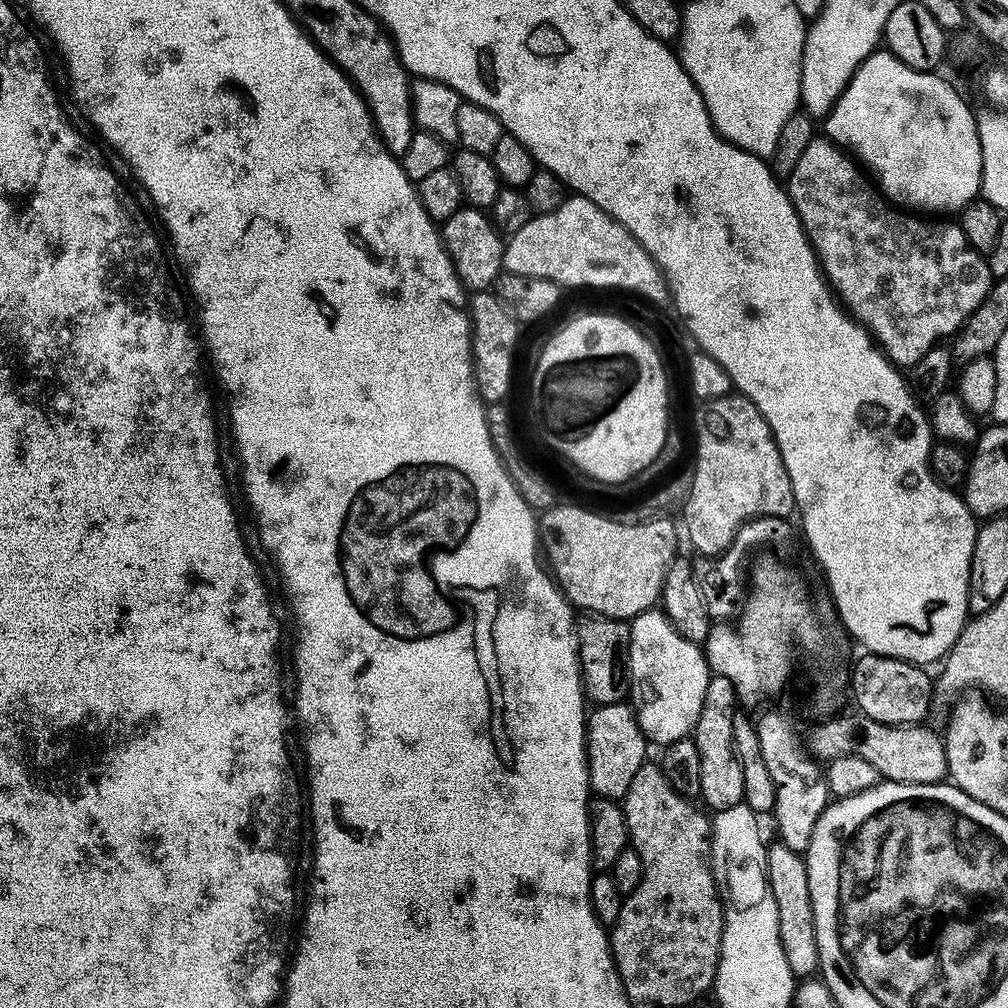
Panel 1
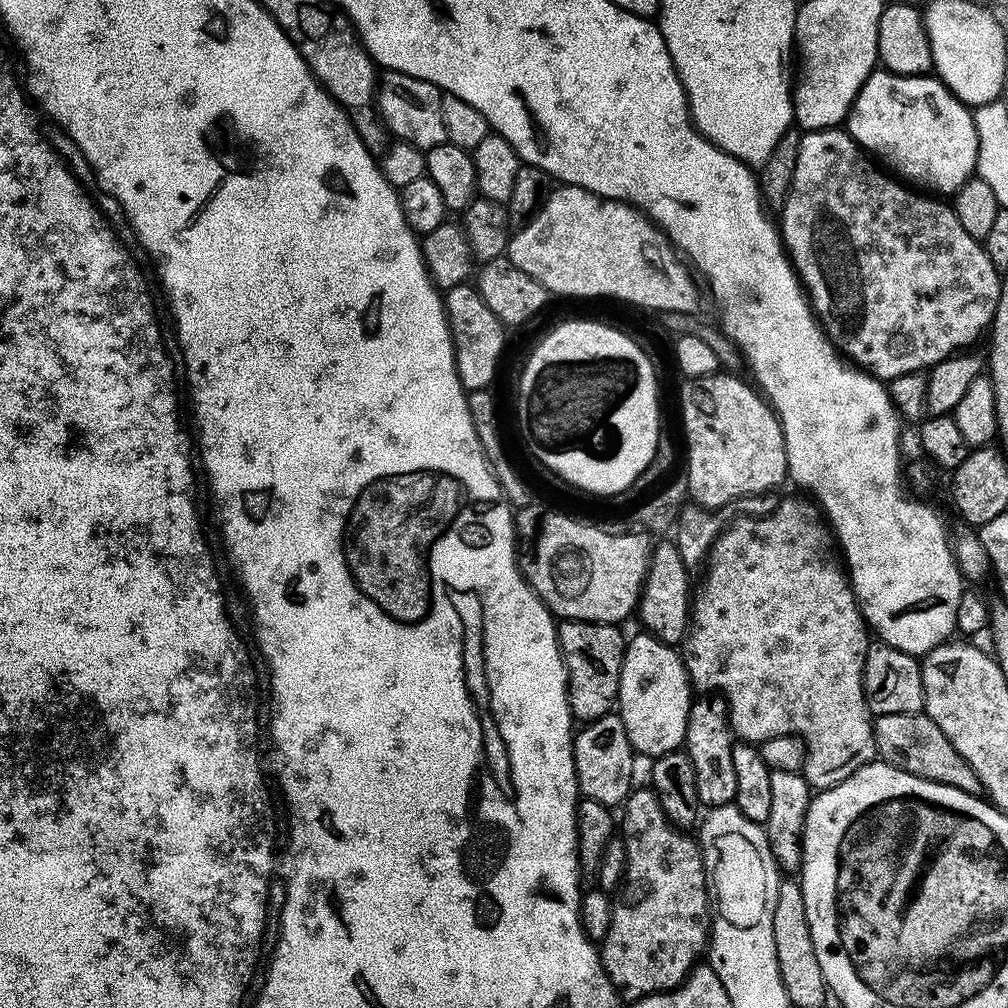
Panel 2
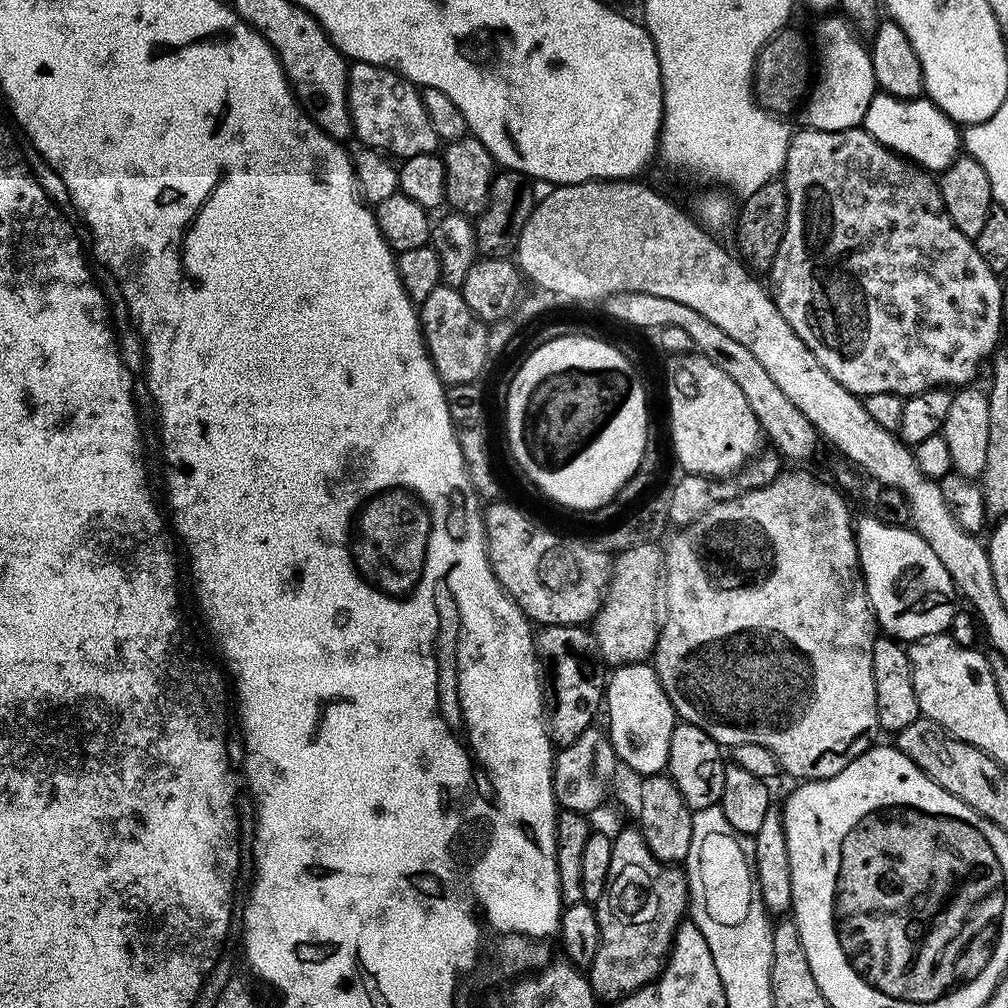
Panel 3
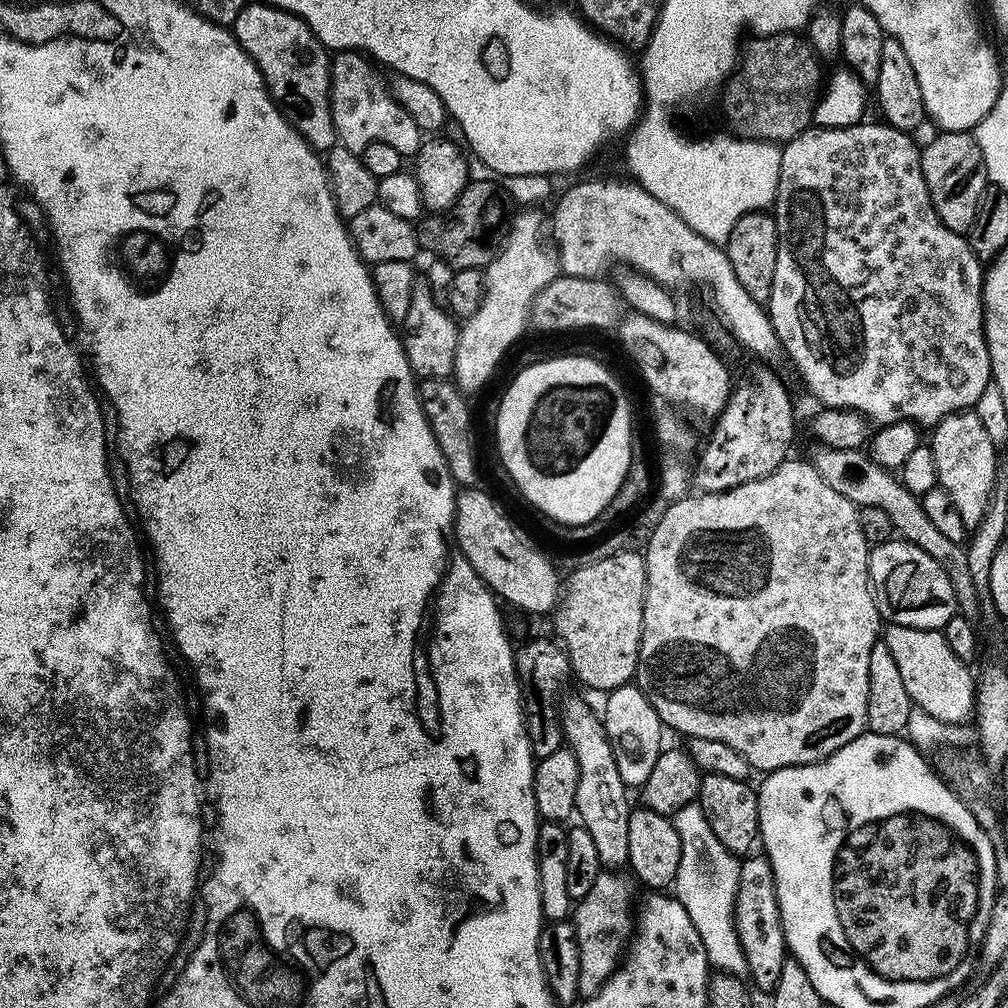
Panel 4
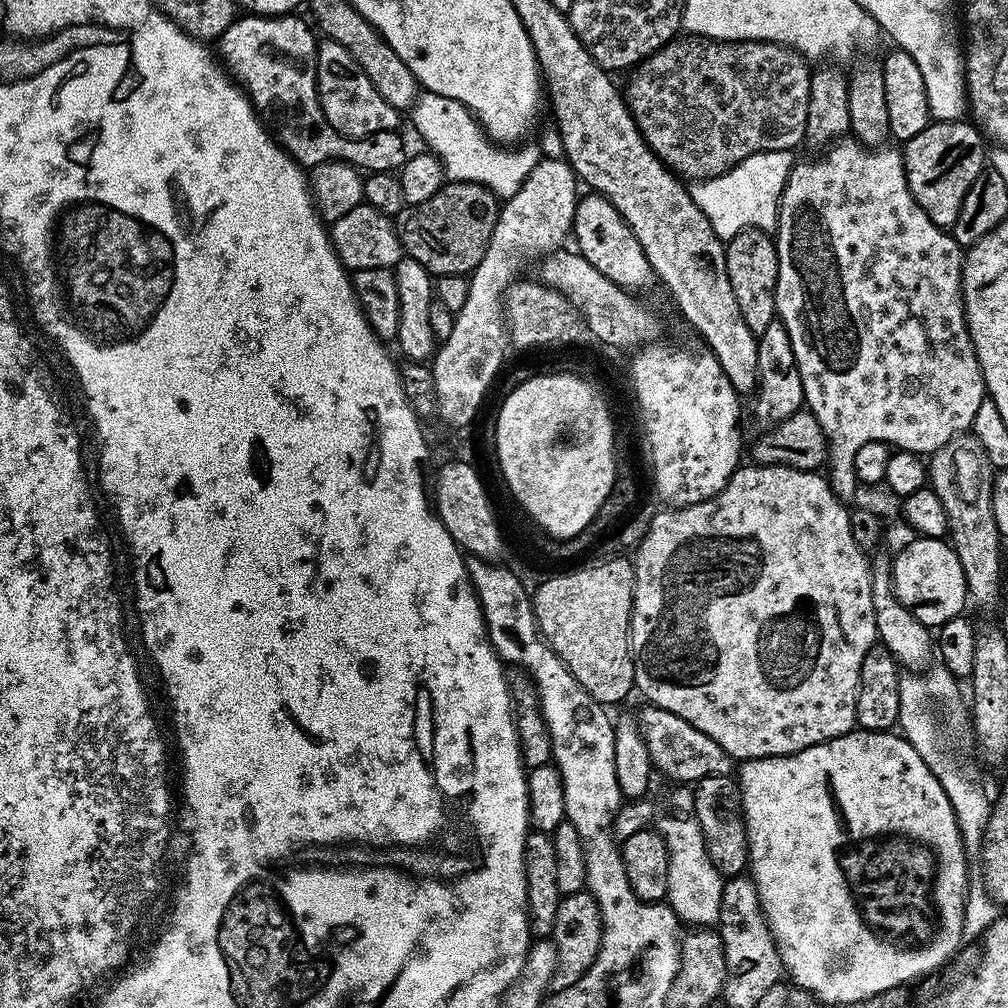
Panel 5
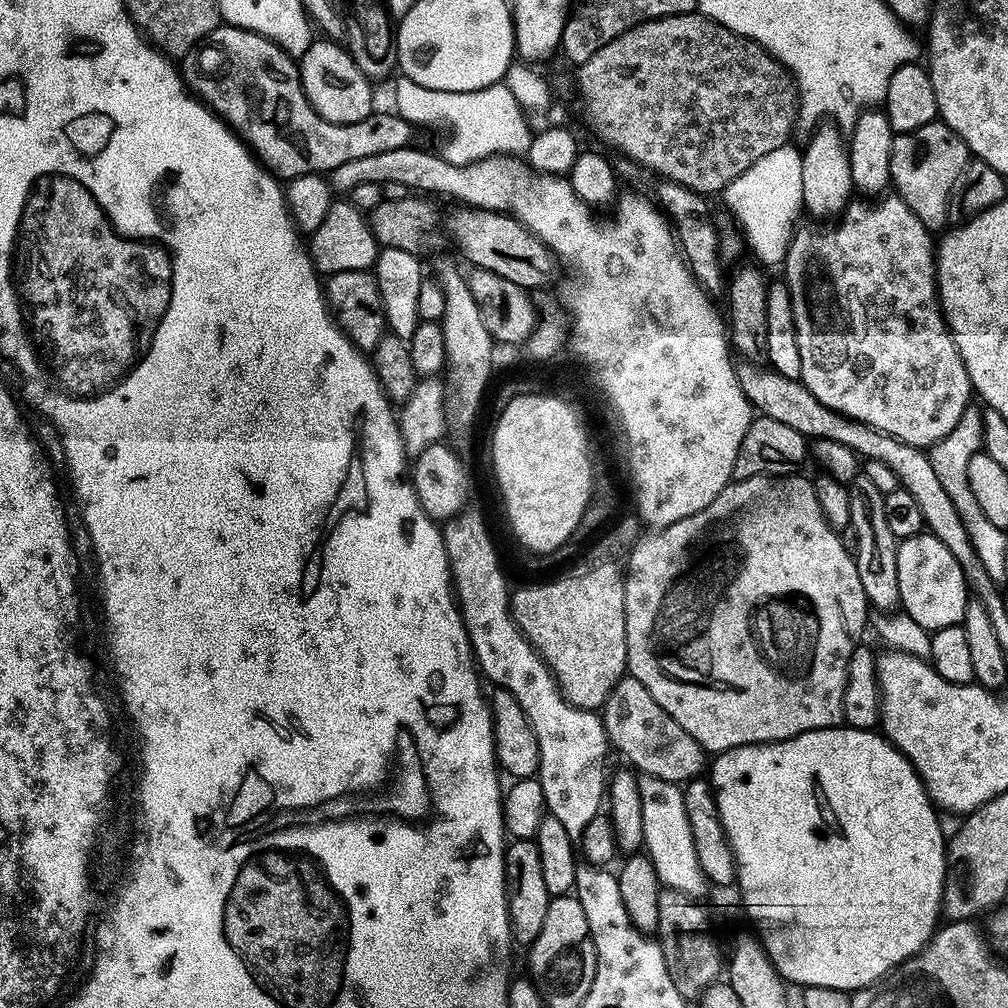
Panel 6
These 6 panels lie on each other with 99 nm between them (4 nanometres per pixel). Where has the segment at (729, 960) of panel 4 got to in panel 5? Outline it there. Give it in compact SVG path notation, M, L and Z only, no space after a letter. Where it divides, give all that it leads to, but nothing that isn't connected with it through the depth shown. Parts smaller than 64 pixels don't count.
M673 788L676 789L669 794L664 808L662 804L662 811L654 824L655 831L666 842L666 850L670 854L670 882L666 903L675 910L685 925L712 926L716 924L718 910L722 906L725 877L720 875L707 853L702 826L698 826L698 818L694 814L692 788Z

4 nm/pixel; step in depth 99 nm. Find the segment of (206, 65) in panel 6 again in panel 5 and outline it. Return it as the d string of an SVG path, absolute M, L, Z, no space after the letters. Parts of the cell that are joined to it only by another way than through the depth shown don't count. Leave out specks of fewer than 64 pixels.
M240 14L220 35L219 59L228 75L244 89L276 143L305 169L311 170L314 165L327 160L345 160L368 174L401 169L406 159L399 131L378 132L363 140L349 140L326 122L320 100L316 97L318 36L311 30L307 22L299 20L296 14Z

